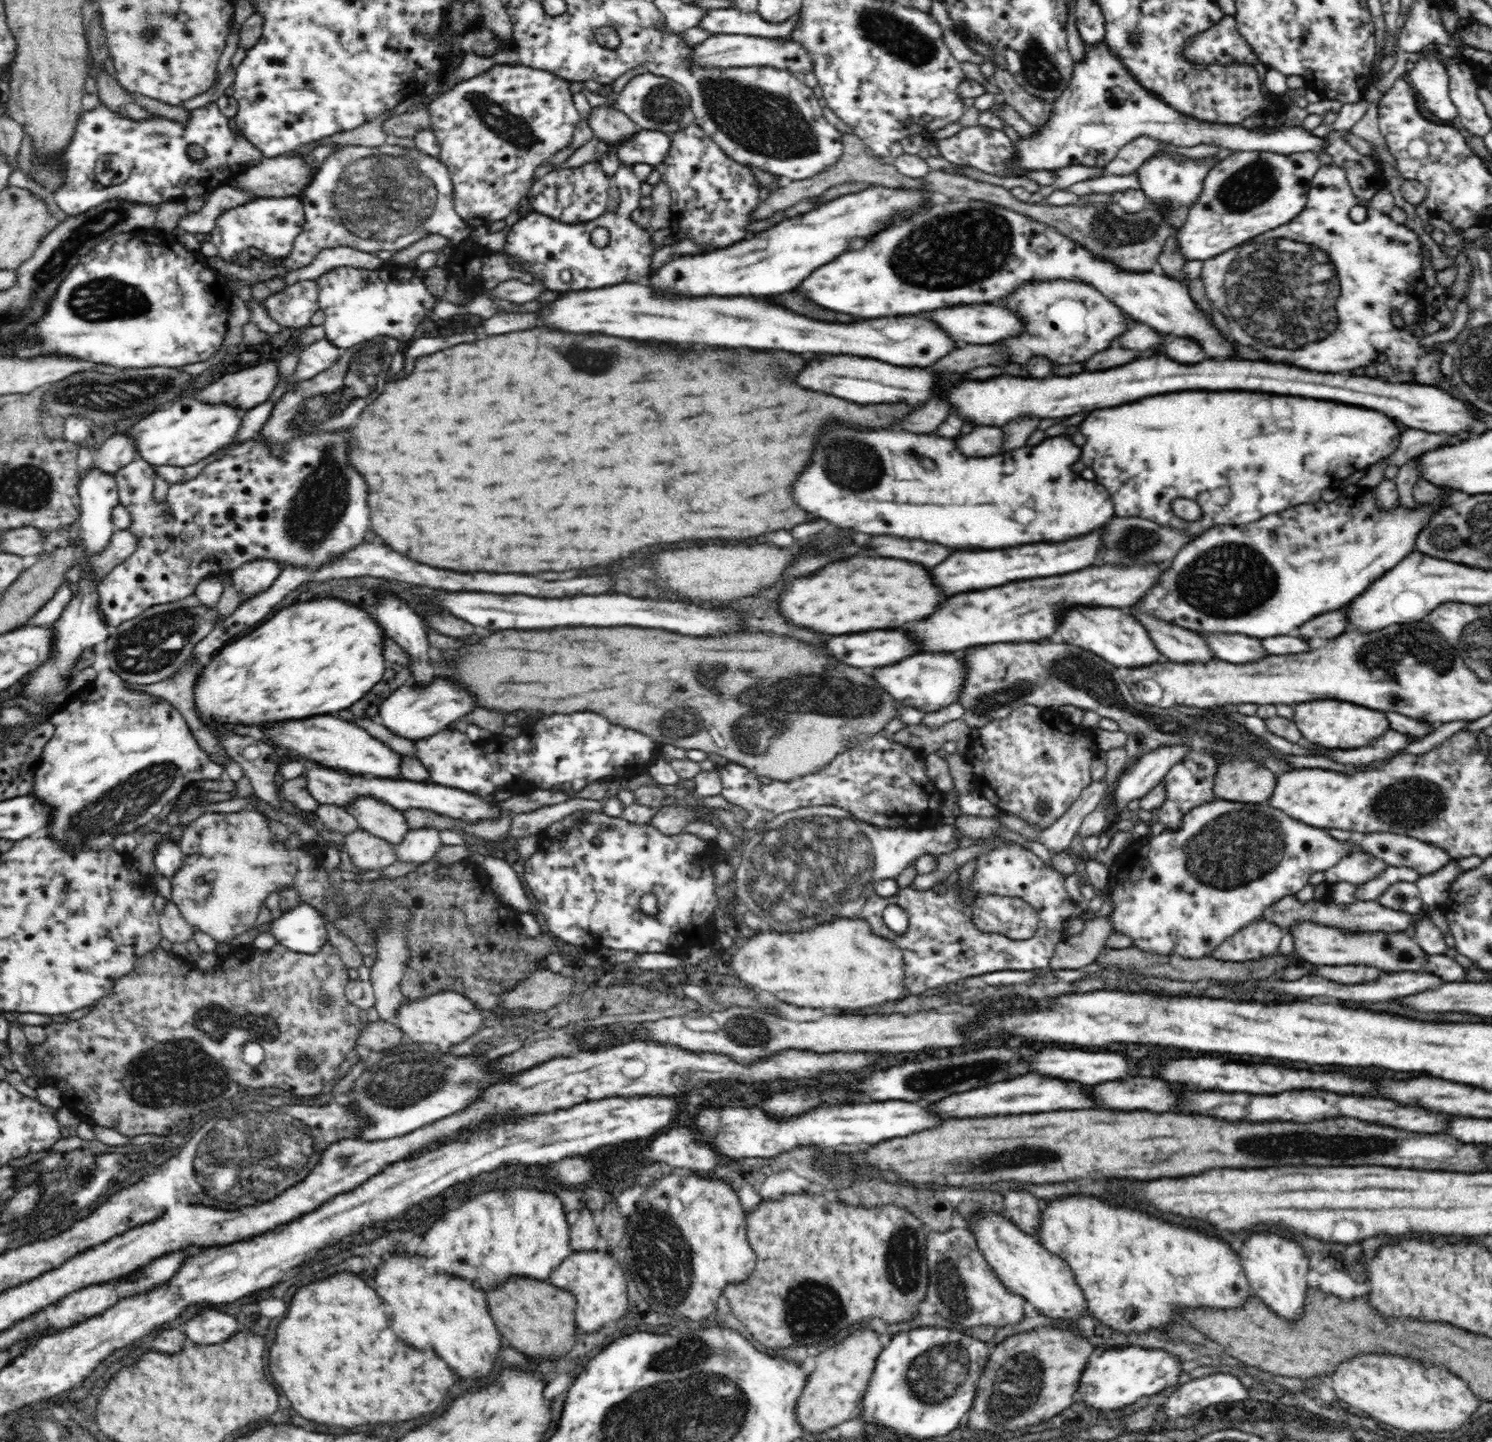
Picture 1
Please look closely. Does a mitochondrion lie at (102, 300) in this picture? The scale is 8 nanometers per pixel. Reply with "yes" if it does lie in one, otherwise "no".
yes

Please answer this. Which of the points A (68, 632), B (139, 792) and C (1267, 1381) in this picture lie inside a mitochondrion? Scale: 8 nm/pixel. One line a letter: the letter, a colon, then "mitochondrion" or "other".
A: other
B: mitochondrion
C: other

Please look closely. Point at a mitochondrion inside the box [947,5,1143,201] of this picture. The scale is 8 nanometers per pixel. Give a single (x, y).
(1041, 72)

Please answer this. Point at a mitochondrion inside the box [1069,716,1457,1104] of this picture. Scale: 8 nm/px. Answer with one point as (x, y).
(1240, 847)

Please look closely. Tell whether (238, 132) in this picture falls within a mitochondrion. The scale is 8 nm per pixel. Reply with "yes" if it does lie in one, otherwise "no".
no

